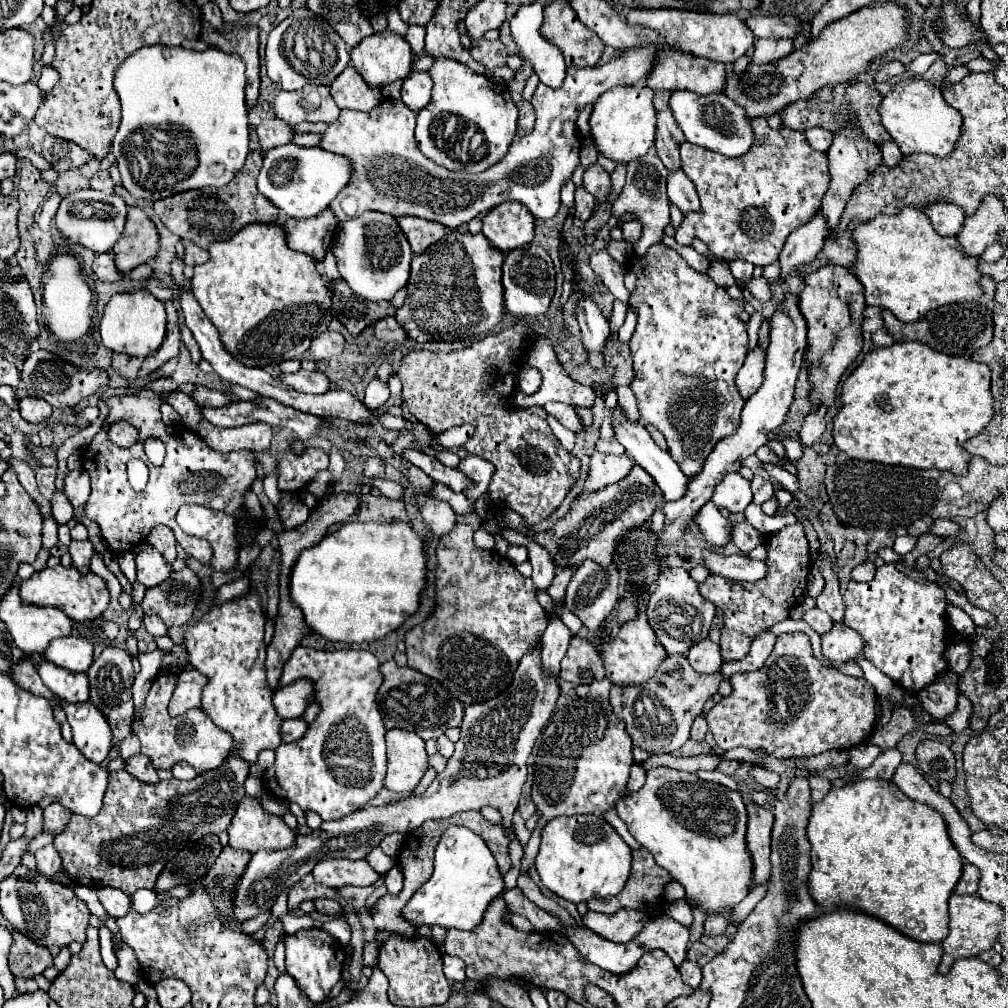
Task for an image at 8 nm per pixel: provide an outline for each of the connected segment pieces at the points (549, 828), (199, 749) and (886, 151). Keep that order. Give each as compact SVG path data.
M604 816L554 818L542 830L542 844L536 856L536 870L542 884L560 898L580 904L594 898L610 898L622 892L632 872L632 848L604 820Z
M164 672L154 678L152 688L146 696L146 704L134 716L132 732L142 742L142 754L146 754L156 768L172 768L178 760L186 760L198 772L214 770L218 768L218 764L222 764L222 760L226 760L234 746L234 740L230 738L230 732L218 728L204 710L188 710L184 716L172 718L168 714L168 702L176 684L178 676L174 672Z
M894 142L880 144L880 152L884 156L884 164L888 164L888 166L898 166L898 162L904 158L904 154L900 152L900 148Z

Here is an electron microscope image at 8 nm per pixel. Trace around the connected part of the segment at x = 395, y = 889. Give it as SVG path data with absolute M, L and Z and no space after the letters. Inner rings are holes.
M398 864L386 874L386 888L388 888L388 892L390 894L398 894L400 890L402 890L402 886L404 886L404 874L402 874L402 870L398 868Z

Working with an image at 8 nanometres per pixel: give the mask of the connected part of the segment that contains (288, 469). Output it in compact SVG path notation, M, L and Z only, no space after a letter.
M308 448L304 454L284 450L278 460L278 488L298 492L316 472L328 468L328 454L318 448Z

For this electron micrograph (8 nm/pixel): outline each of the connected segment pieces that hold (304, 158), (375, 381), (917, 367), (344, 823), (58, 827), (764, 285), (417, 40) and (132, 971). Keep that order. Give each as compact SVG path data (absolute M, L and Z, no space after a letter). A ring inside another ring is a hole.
M288 142L266 152L262 170L258 174L258 190L274 206L290 218L312 218L330 208L330 202L350 184L354 174L352 162L346 156L328 152L320 146L308 148Z
M378 376L372 378L372 382L366 386L366 396L364 396L364 404L372 410L384 406L384 402L390 398L390 390L388 390L388 382L380 380Z
M894 342L886 348L874 348L842 386L842 408L836 414L832 432L834 442L854 460L898 464L918 470L936 468L966 476L972 454L964 450L964 442L978 436L994 418L990 376L990 368L982 362L938 354L920 342Z
M536 642L534 648L526 652L518 662L514 678L504 692L500 692L492 700L468 704L464 708L460 740L456 742L456 750L450 756L444 772L436 776L436 780L426 788L424 794L420 796L410 794L394 804L378 808L368 806L338 822L324 822L322 828L316 830L312 836L296 834L296 844L294 848L288 848L288 852L262 850L252 854L242 878L238 880L230 896L232 918L236 922L244 922L262 912L268 912L274 906L278 894L290 884L310 874L310 868L318 860L324 858L360 860L366 858L370 850L376 848L382 842L382 838L392 832L408 834L420 828L426 820L450 818L458 812L480 810L482 806L492 806L502 814L502 824L511 839L509 853L512 860L512 868L504 874L504 878L506 890L514 888L516 878L520 874L523 847L512 832L512 814L518 806L520 792L526 782L526 760L532 756L536 738L546 728L558 702L558 696L560 696L558 680L546 674L546 670L542 668L542 650L540 642Z
M52 802L50 806L44 808L44 830L46 832L62 832L64 824L70 820L70 812L60 804Z
M756 278L756 280L752 280L750 286L748 286L748 290L750 290L756 298L760 298L760 300L768 300L768 298L772 298L770 288L768 288L768 282L766 282L764 278Z
M410 26L408 34L406 34L406 40L408 40L412 52L420 54L422 48L424 48L424 28L422 26Z
M110 916L110 918L106 920L105 925L106 923L110 923L109 929L114 932L113 943L121 944L115 951L118 959L118 968L114 971L114 974L118 979L135 985L142 978L140 963L138 962L134 951L121 941L118 927L115 924L115 918Z

